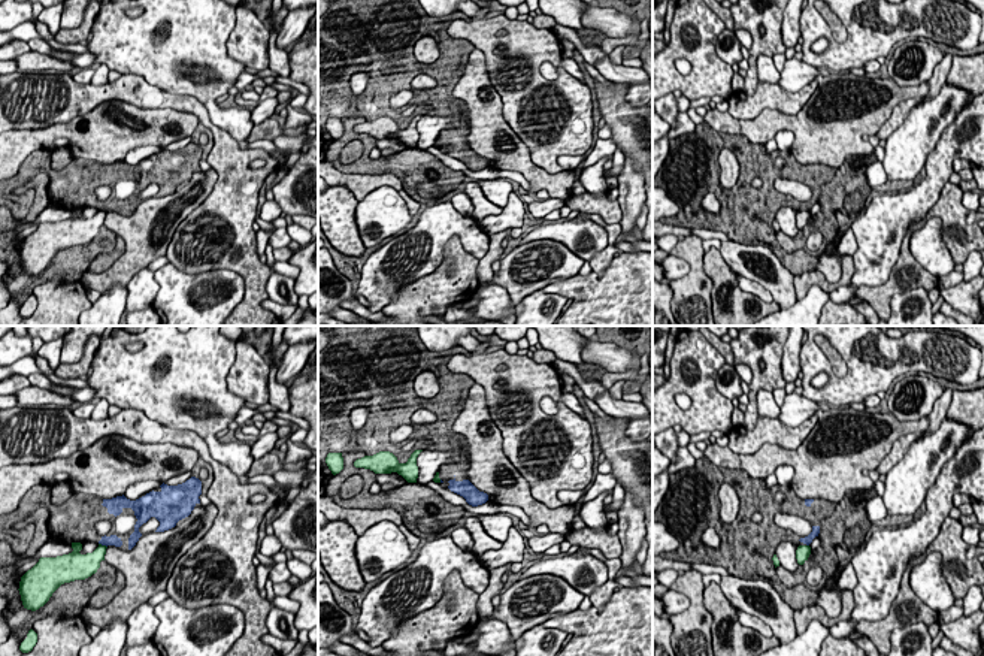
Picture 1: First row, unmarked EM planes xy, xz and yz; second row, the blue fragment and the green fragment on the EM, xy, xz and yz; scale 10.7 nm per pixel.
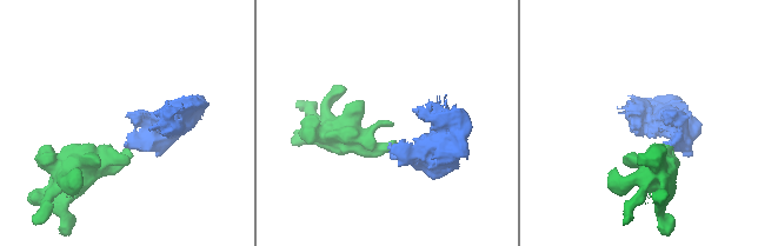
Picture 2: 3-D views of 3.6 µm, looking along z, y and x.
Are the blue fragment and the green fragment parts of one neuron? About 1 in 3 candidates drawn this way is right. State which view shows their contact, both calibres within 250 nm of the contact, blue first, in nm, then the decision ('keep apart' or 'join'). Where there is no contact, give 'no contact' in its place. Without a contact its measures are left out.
contact in xy; calibres 120 and 220 nm; keep apart

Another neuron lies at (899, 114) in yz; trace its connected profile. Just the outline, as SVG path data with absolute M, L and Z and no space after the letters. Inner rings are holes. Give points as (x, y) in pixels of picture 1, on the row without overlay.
M924 97L920 99L908 99L894 106L891 117L881 126L876 136L879 140L887 140L890 134L893 134L906 120L911 109L920 105Z

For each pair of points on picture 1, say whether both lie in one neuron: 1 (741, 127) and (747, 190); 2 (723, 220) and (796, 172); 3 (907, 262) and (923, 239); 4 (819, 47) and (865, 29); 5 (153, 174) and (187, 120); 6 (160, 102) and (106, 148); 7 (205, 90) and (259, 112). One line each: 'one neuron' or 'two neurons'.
1: two neurons
2: one neuron
3: two neurons
4: two neurons
5: two neurons
6: two neurons
7: two neurons

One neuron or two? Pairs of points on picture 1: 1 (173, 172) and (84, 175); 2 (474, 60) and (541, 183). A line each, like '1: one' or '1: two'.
1: one
2: one

